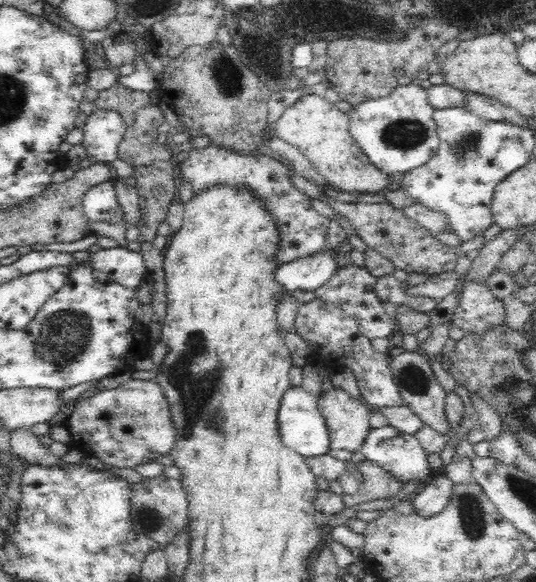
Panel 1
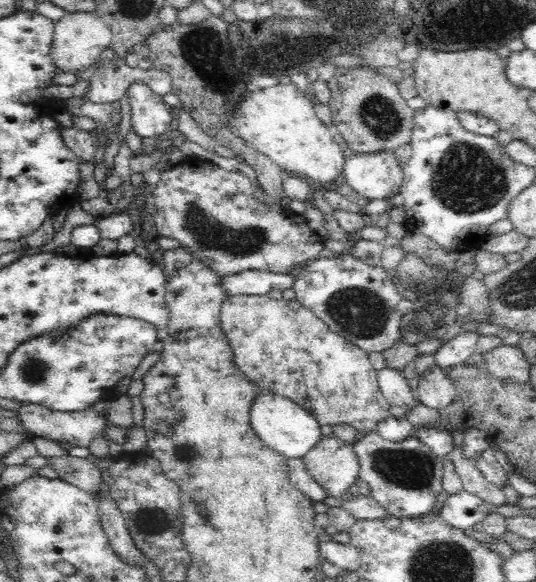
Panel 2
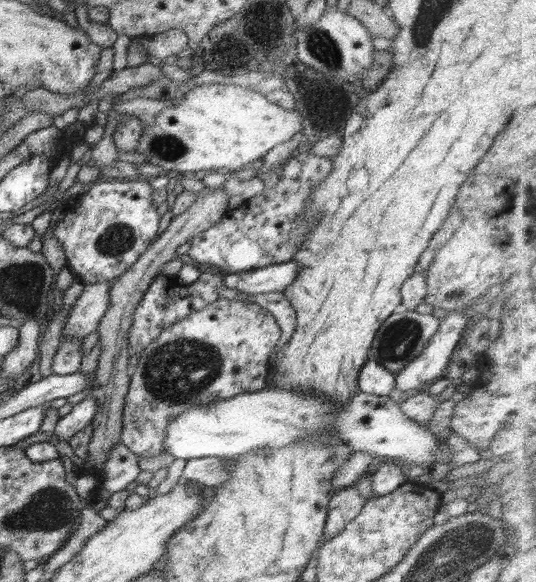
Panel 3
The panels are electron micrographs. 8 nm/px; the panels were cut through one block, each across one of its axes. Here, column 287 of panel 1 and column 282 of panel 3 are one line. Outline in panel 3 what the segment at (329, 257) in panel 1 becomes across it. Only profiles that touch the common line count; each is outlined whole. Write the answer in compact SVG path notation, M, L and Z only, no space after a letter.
M296 260L270 264L258 269L246 269L236 274L224 274L224 286L229 295L246 295L283 292L288 285L298 278L300 264Z

